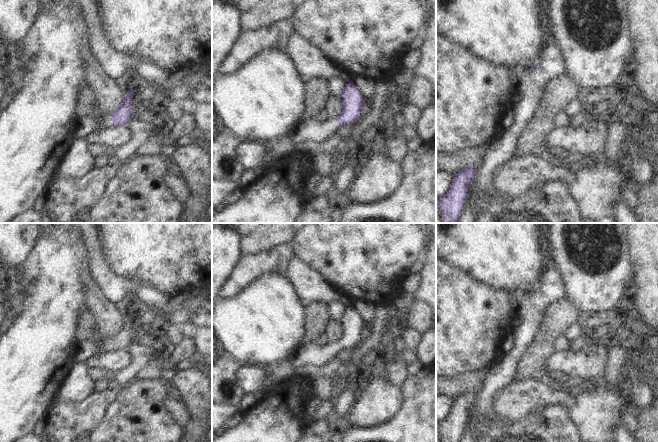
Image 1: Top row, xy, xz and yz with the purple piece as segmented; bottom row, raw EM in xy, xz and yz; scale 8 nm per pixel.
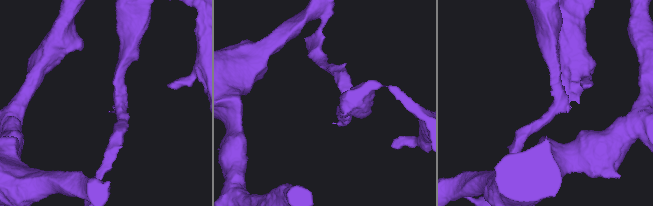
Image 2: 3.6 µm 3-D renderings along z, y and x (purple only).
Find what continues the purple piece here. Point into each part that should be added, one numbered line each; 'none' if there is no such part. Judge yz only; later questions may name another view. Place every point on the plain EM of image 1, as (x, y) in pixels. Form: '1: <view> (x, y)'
none

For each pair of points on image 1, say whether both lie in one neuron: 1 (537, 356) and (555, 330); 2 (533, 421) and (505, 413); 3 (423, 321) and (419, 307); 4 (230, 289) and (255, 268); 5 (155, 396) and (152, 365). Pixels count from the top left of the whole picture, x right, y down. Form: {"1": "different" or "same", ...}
{"1": "same", "2": "different", "3": "same", "4": "same", "5": "different"}

